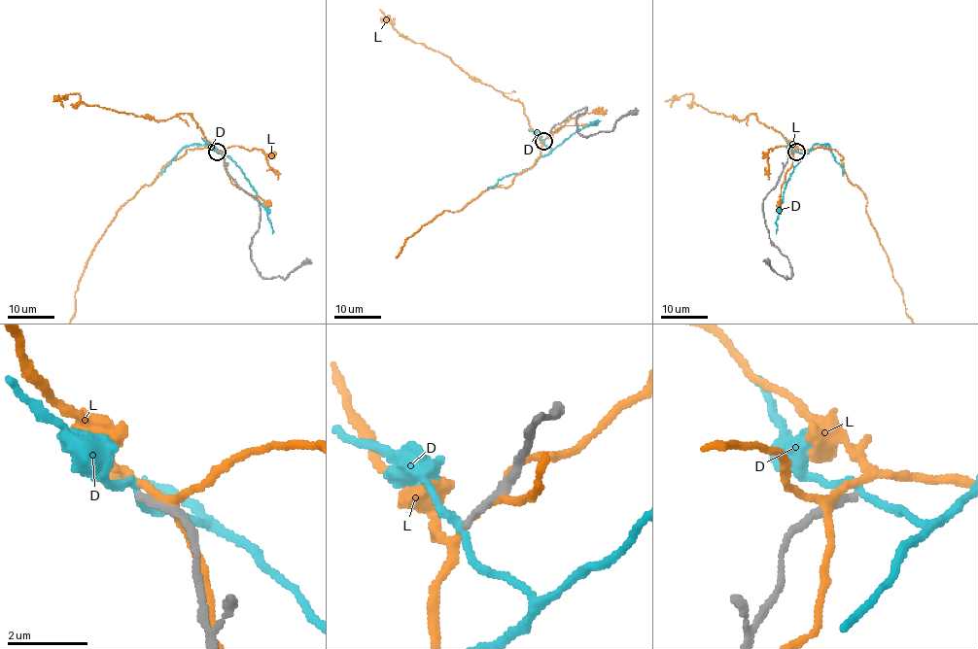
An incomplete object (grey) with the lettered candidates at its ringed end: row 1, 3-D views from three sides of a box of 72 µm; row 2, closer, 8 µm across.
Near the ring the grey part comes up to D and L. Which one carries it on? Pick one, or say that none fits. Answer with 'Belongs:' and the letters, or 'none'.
Belongs: none

